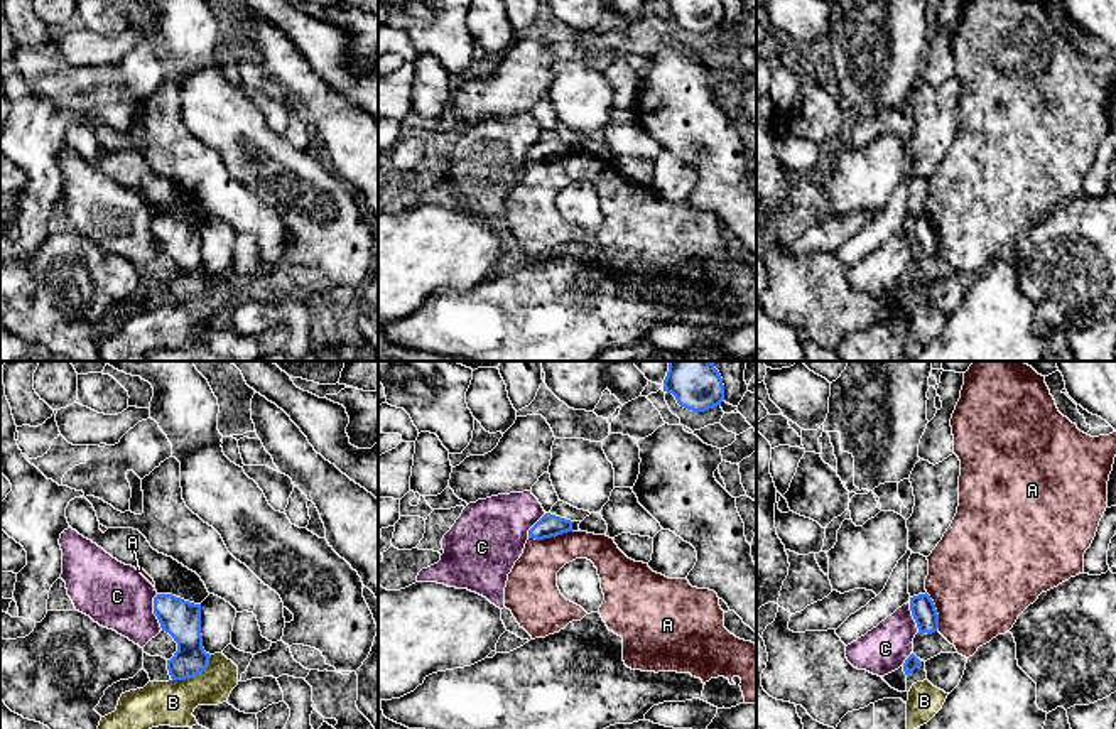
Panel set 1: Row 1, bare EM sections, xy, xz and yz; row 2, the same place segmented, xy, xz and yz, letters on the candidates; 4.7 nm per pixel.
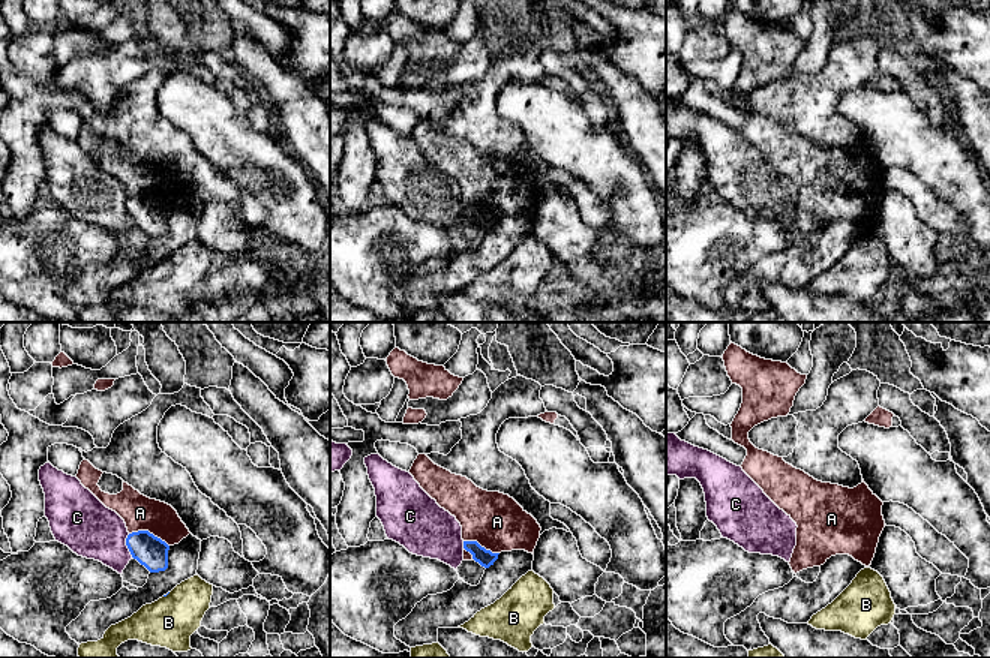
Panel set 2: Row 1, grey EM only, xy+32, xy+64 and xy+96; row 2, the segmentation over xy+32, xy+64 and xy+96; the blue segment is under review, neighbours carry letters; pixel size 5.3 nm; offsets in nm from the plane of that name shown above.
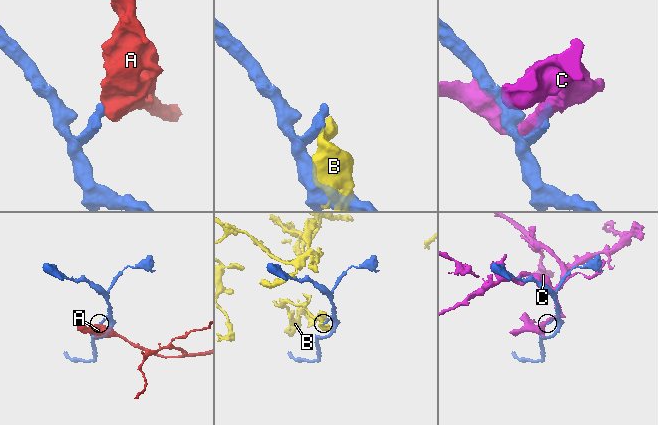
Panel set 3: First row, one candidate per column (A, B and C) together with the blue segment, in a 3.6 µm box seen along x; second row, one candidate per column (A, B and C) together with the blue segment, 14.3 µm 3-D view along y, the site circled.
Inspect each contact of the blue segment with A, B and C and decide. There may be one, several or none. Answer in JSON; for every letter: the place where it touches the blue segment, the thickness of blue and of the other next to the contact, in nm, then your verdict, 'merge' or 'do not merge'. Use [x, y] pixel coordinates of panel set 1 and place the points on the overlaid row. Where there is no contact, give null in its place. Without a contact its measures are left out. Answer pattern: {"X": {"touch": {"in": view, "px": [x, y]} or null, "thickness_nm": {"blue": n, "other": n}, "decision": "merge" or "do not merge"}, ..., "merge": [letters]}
{"A": {"touch": {"in": "xz", "px": [549, 537]}, "thickness_nm": {"blue": 110, "other": 240}, "decision": "do not merge"}, "B": {"touch": {"in": "xy", "px": [195, 675]}, "thickness_nm": {"blue": 160, "other": 220}, "decision": "do not merge"}, "C": {"touch": {"in": "xy", "px": [154, 611]}, "thickness_nm": {"blue": 180, "other": 320}, "decision": "do not merge"}, "merge": []}

